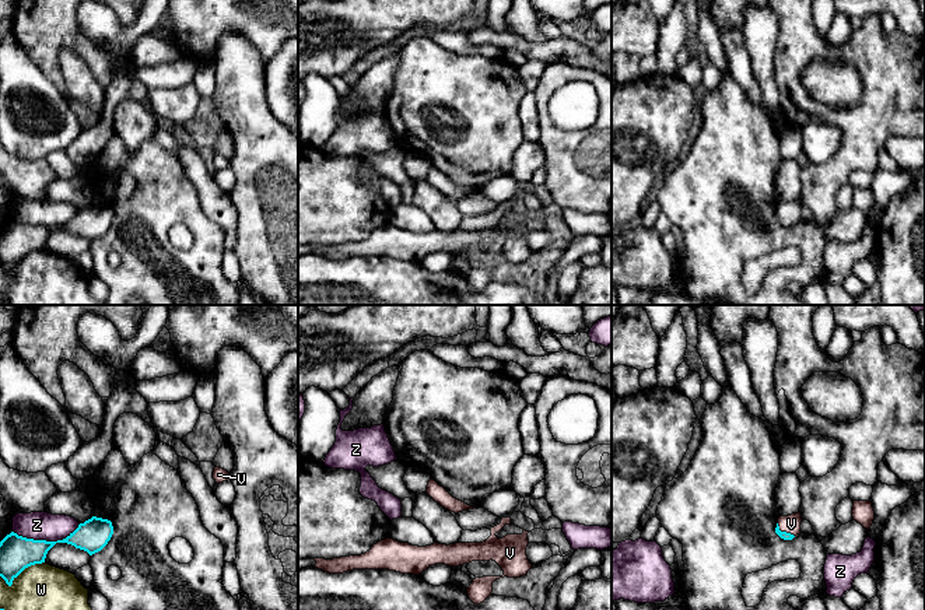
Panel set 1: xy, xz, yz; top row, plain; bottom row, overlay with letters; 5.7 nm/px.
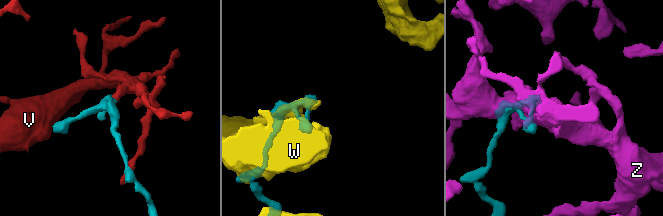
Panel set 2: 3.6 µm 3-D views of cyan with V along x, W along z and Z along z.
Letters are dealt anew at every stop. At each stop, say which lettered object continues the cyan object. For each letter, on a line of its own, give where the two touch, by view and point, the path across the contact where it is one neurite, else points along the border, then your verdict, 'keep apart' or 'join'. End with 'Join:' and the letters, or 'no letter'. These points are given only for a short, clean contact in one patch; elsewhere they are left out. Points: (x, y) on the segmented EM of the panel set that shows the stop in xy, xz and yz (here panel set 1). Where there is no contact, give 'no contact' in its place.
V: yz (784, 532) | across yz (787, 536), (784, 532), (791, 523) | join
W: xy (21, 571) | keep apart
Z: xy (45, 540) | keep apart
Join: V

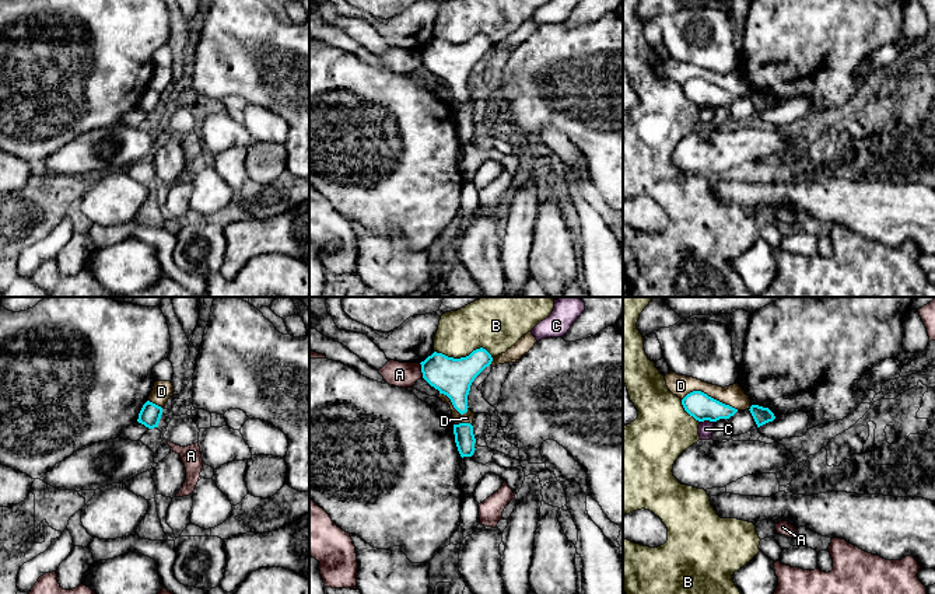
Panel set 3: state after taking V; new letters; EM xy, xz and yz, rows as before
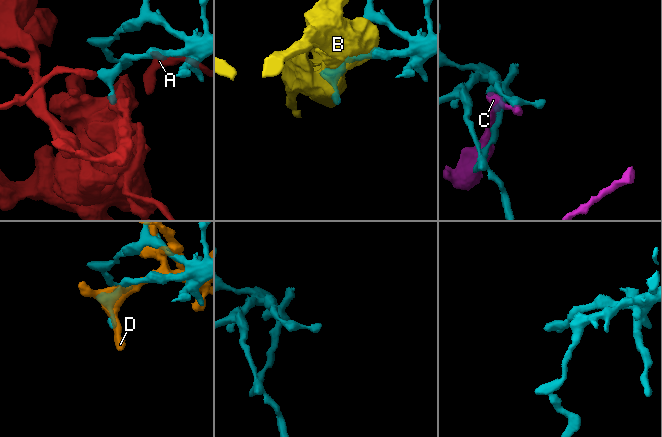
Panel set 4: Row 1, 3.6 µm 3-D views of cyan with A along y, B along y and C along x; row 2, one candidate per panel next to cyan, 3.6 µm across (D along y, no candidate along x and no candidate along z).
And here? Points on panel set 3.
A: xz (422, 370) | along xz (419, 363), (423, 376) | keep apart
B: xz (464, 357) | keep apart
C: yz (706, 419) | keep apart
D: yz (710, 397) | keep apart
Join: no letter

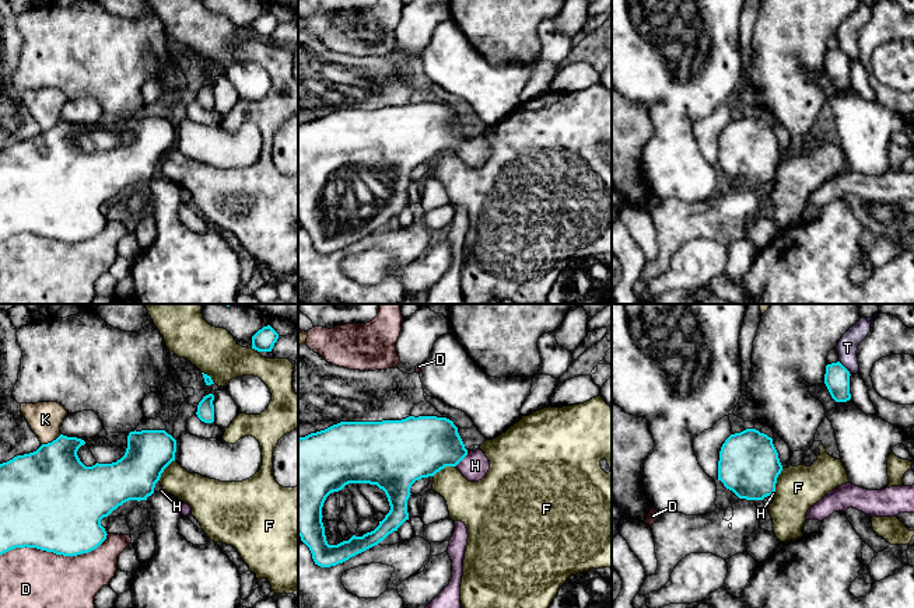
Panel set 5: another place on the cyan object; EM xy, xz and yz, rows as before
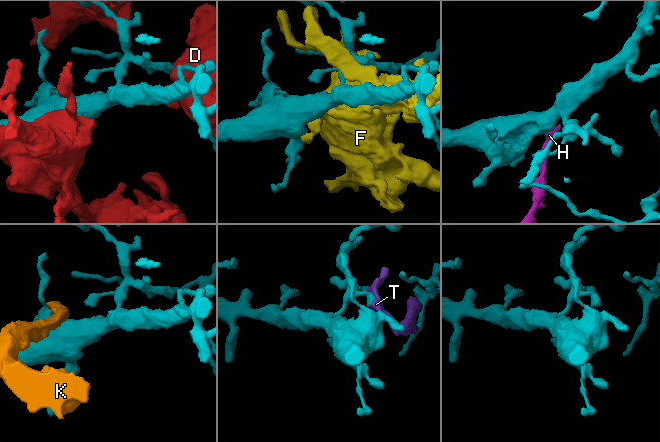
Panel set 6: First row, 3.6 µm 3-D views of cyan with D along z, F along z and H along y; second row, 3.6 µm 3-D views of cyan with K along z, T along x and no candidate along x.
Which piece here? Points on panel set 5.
D: xy (55, 552) | keep apart
F: yz (776, 481) | keep apart
H: xz (461, 460) | across xz (420, 447), (444, 447), (461, 460), (475, 465) | join
K: xy (52, 441) | keep apart
T: yz (844, 367) | keep apart
Join: H

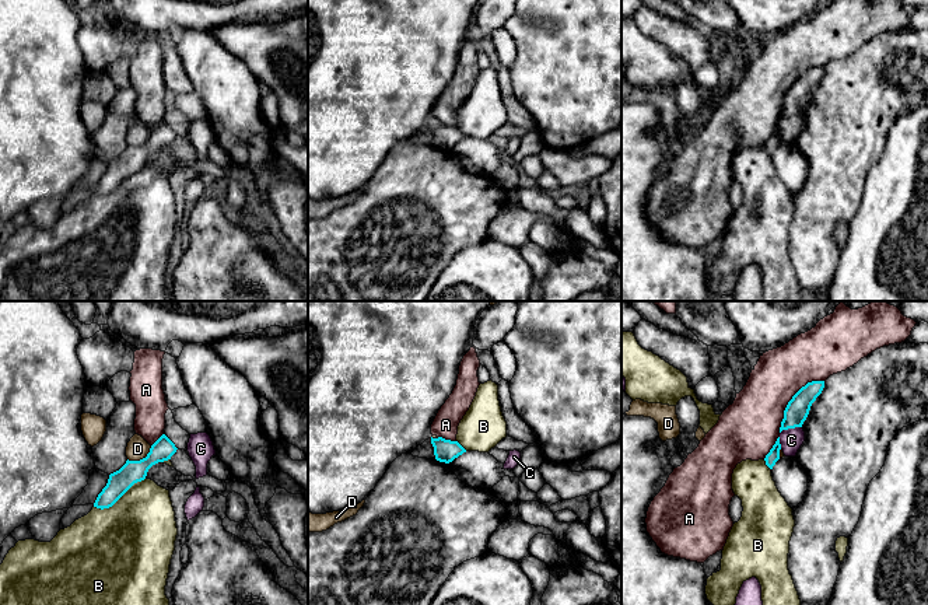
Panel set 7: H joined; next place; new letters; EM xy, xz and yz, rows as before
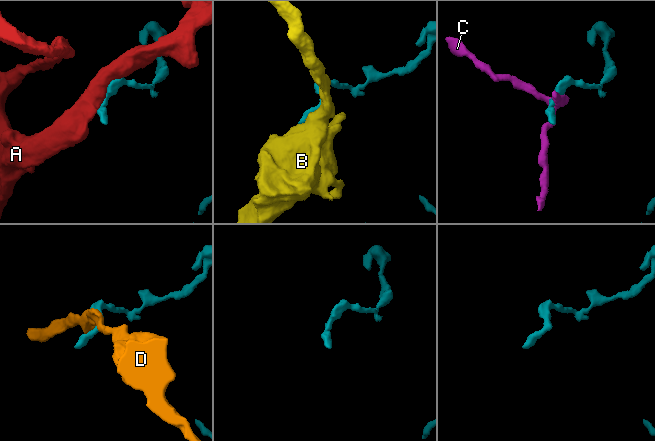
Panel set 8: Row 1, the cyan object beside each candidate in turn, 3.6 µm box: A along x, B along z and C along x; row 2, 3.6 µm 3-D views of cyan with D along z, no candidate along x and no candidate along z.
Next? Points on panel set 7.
A: yz (791, 399) | keep apart
B: xy (119, 497) | keep apart
C: yz (790, 427) | along yz (801, 426), (784, 429), (780, 433) | keep apart
D: xy (143, 458) | keep apart
Join: no letter

